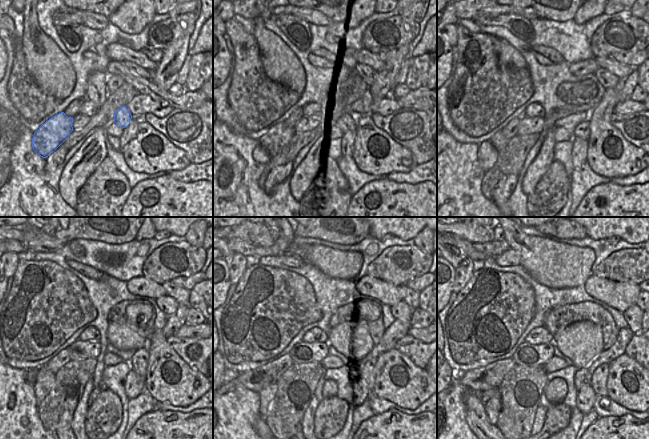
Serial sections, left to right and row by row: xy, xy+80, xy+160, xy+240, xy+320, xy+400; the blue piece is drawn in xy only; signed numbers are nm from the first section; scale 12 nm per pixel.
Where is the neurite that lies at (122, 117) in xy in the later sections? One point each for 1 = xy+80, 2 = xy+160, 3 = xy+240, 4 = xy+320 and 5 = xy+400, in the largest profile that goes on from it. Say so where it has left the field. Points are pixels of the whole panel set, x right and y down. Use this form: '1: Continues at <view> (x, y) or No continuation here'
1: Continues at xy+80 (347, 120)
2: Continues at xy+160 (582, 130)
3: Continues at xy+240 (140, 357)
4: Continues at xy+320 (367, 374)
5: Continues at xy+400 (600, 376)

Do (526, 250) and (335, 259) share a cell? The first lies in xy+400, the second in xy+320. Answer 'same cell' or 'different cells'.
same cell

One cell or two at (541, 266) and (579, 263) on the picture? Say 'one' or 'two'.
one

